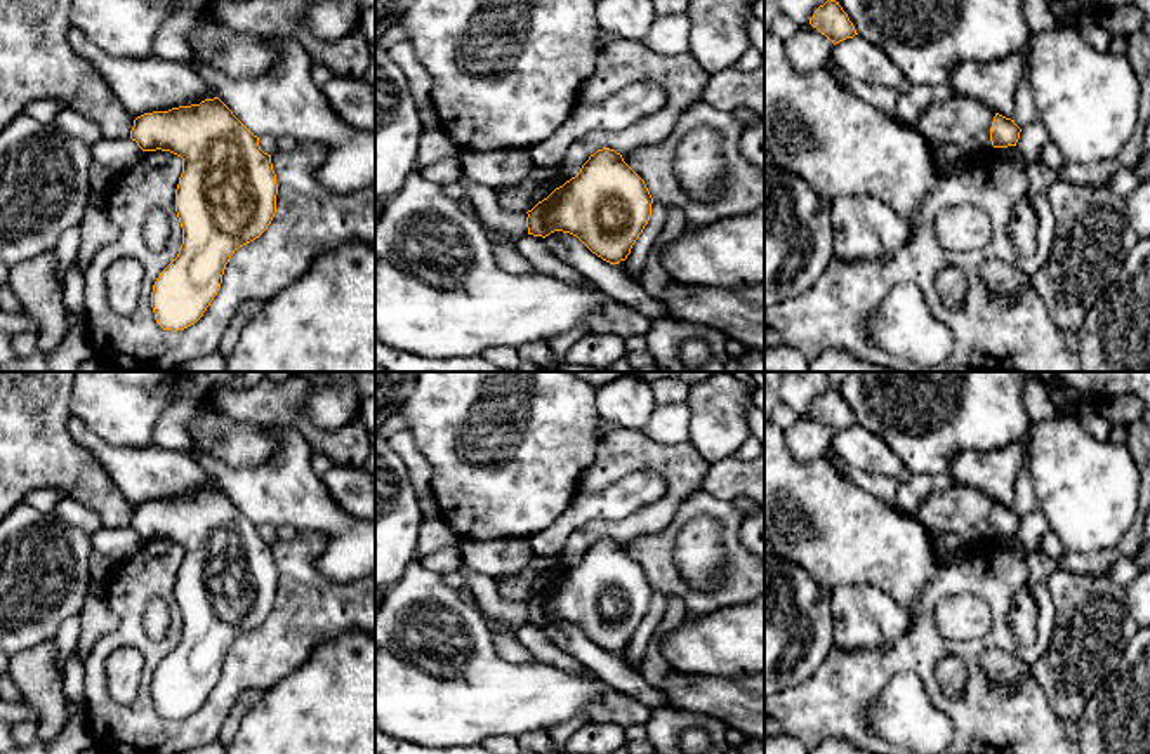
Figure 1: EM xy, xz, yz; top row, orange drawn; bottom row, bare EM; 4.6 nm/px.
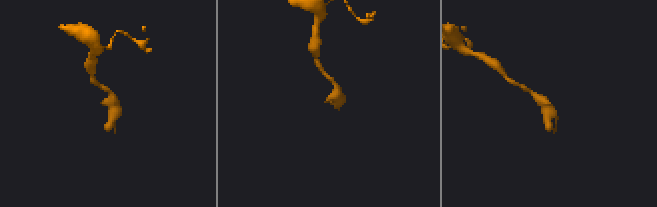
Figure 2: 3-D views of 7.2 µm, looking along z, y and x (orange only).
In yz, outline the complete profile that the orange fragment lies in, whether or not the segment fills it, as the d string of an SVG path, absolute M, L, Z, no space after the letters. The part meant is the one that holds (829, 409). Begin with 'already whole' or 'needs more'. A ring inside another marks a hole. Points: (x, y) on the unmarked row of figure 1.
already whole; M830 387L815 400L810 413L825 424L834 434L858 424L839 391Z

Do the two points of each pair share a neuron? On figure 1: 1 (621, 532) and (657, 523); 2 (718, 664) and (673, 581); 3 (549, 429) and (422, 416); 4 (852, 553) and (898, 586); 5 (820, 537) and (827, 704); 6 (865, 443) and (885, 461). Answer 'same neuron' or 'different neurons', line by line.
1: same neuron
2: different neurons
3: same neuron
4: same neuron
5: different neurons
6: same neuron

